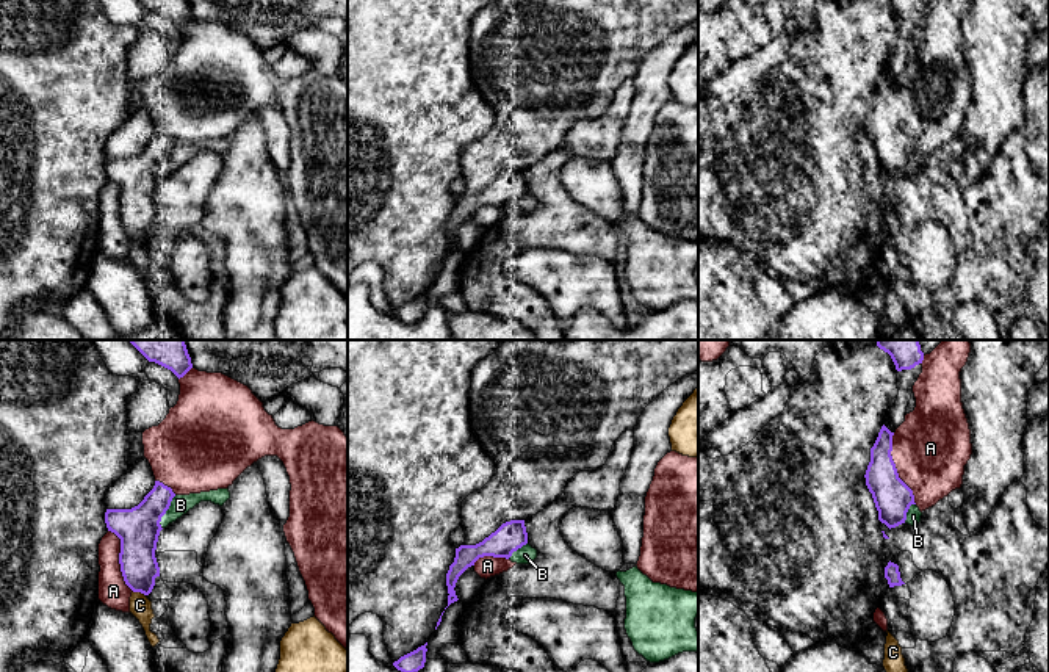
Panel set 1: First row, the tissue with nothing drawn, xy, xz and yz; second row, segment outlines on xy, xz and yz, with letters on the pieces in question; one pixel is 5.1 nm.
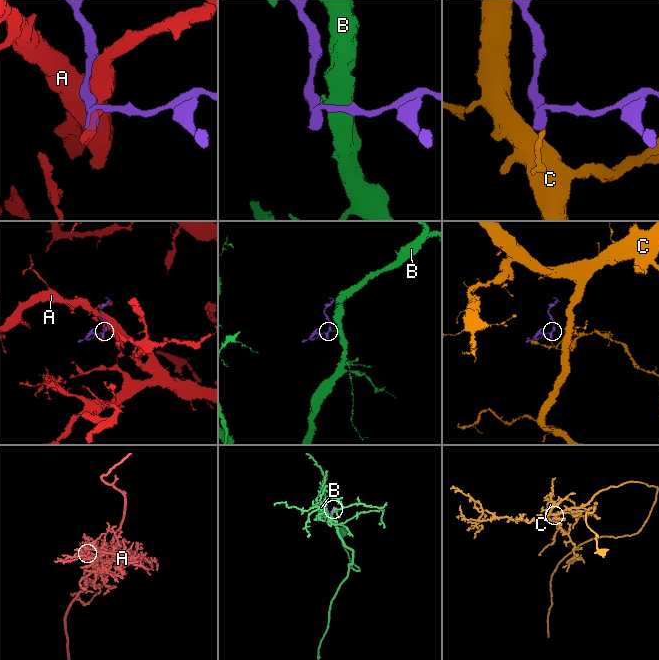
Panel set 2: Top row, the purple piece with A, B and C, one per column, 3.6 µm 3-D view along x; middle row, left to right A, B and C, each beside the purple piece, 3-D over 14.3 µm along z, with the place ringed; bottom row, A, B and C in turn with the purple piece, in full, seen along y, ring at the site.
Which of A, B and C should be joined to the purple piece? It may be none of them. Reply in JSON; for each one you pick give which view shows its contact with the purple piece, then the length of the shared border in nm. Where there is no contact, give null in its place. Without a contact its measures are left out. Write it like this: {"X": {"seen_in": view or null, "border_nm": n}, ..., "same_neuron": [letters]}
{"same_neuron": []}

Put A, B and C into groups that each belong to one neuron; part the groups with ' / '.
A / B / C

